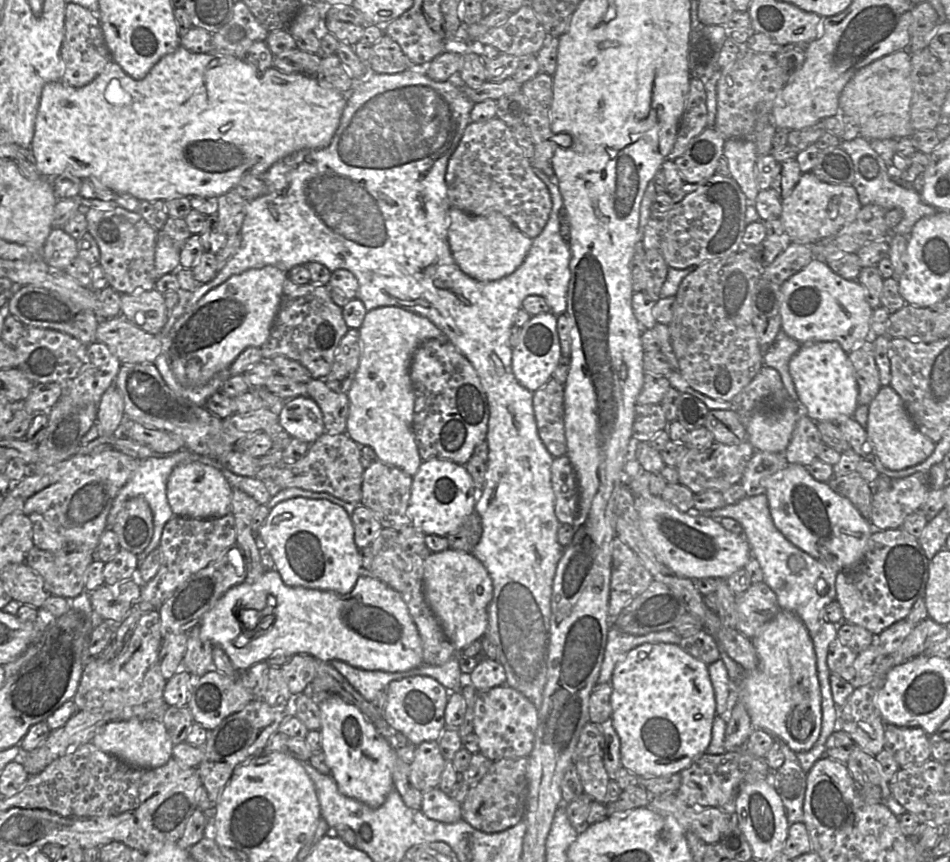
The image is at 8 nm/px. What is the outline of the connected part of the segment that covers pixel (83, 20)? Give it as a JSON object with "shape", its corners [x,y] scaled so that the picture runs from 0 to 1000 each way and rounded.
{"shape":[[[80,3],[69,5],[68,38],[63,57],[63,66],[68,75],[64,95],[76,101],[92,99],[107,84],[116,71],[120,71],[111,50],[103,19]]]}

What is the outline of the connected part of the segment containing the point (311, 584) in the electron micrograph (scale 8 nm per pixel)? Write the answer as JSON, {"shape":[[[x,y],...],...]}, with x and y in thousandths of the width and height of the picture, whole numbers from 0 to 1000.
{"shape":[[[306,578],[292,584],[274,611],[271,624],[279,635],[300,679],[348,686],[358,690],[366,689],[373,682],[380,658],[377,636],[373,629],[373,613],[368,599],[361,588],[342,579]]]}

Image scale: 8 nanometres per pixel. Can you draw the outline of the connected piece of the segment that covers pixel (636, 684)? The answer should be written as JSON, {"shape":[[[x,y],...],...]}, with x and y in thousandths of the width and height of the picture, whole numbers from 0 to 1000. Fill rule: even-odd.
{"shape":[[[677,746],[663,754],[659,762],[652,767],[643,785],[644,803],[642,807],[643,834],[645,843],[653,857],[653,881],[655,890],[661,892],[674,903],[694,901],[716,897],[723,892],[739,875],[742,874],[749,855],[751,835],[754,831],[754,813],[744,771],[721,756],[714,747],[708,746]]]}

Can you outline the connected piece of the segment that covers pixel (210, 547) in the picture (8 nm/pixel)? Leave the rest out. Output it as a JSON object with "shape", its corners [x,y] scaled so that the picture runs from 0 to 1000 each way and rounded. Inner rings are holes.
{"shape":[[[243,595],[220,602],[182,599],[174,608],[169,619],[166,633],[169,643],[168,658],[158,674],[148,676],[145,697],[157,698],[162,705],[167,706],[191,677],[232,646],[246,630],[248,630],[248,613]]]}

